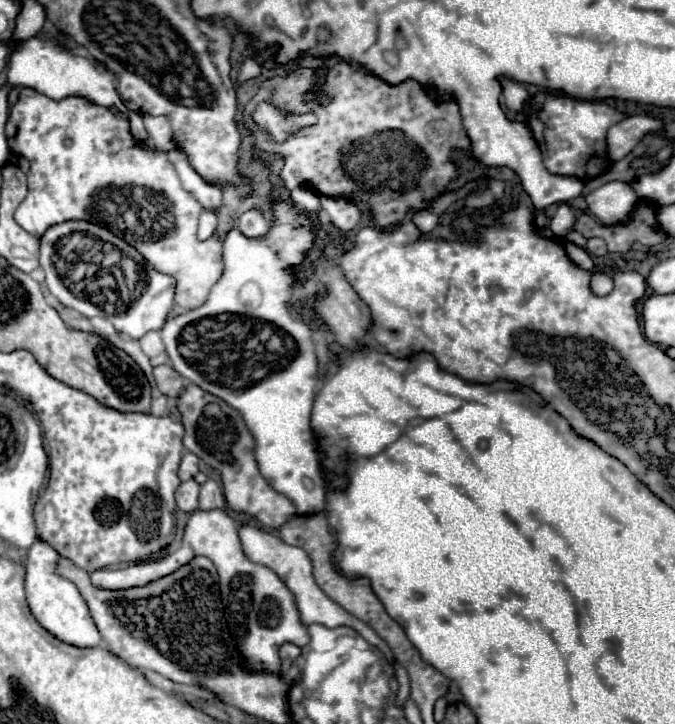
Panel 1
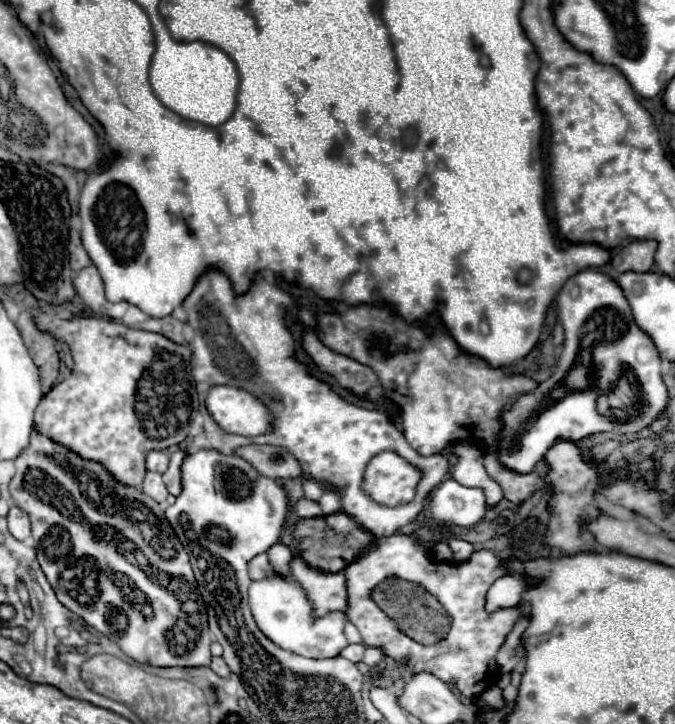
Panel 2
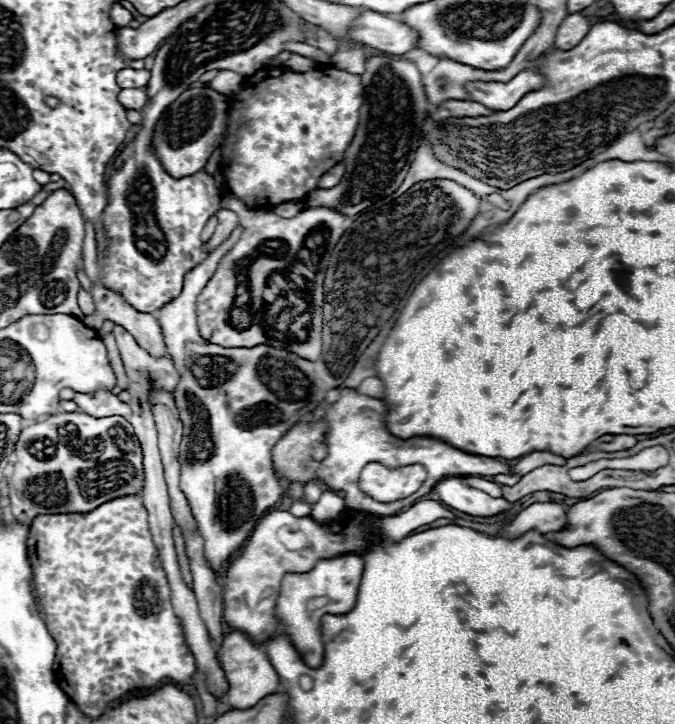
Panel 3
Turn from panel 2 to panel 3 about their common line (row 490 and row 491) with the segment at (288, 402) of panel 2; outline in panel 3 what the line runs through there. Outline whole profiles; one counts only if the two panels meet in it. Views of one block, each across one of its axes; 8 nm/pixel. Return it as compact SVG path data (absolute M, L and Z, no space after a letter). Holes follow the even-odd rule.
M344 388L340 394L340 400L334 404L322 402L314 412L312 420L324 418L328 422L328 432L326 432L326 444L328 444L328 456L322 460L316 478L328 484L330 490L342 492L346 506L364 510L370 514L378 516L390 516L400 512L406 506L416 504L416 500L424 494L428 494L438 480L450 474L460 474L460 476L496 476L496 474L510 474L512 466L508 466L506 460L502 458L486 458L486 456L476 456L462 452L448 442L442 442L438 438L430 436L414 436L414 438L396 438L394 434L388 432L386 428L386 402L370 396L362 396L352 388ZM370 462L382 462L389 468L408 466L408 464L422 464L428 470L428 480L422 484L414 496L408 496L406 500L396 500L396 502L378 502L372 500L368 494L364 494L358 488L358 478L360 472L366 464Z

